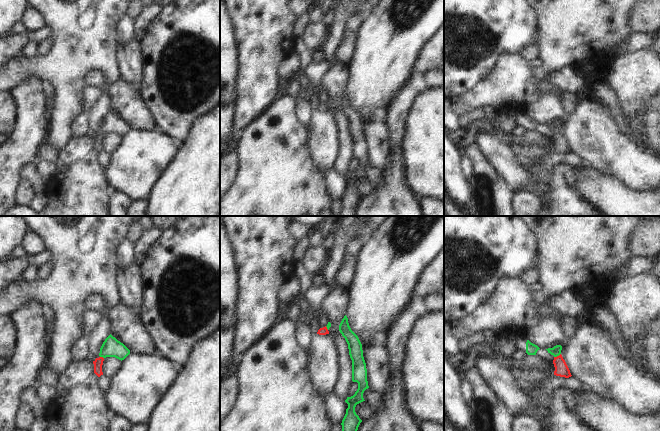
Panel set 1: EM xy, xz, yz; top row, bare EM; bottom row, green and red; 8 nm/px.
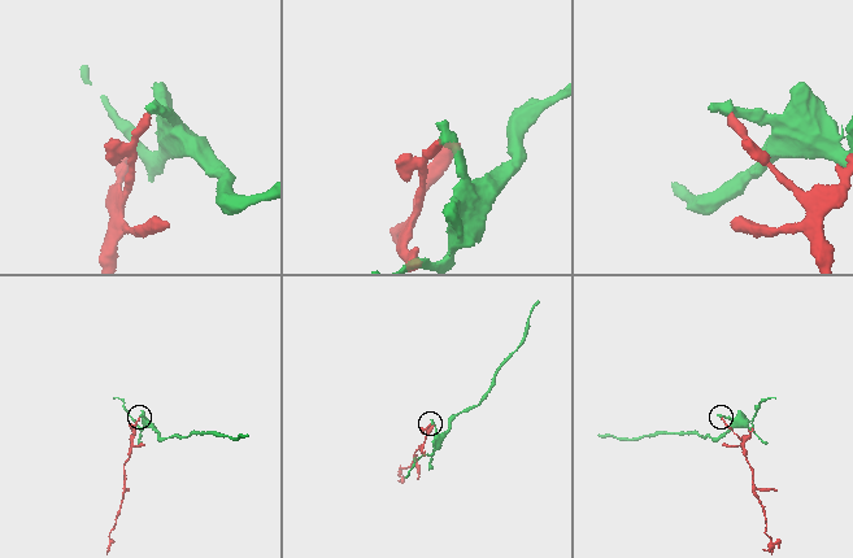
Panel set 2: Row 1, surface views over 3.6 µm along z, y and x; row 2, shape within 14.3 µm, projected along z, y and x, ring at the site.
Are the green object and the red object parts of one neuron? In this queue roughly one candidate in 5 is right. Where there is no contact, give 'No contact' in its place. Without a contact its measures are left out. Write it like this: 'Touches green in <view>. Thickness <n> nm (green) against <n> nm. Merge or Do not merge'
Touches green in yz. Thickness 80 nm (green) against 110 nm. Do not merge

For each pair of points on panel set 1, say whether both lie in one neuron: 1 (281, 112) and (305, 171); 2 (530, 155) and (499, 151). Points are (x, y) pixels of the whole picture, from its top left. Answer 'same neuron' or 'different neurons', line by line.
1: same neuron
2: different neurons

